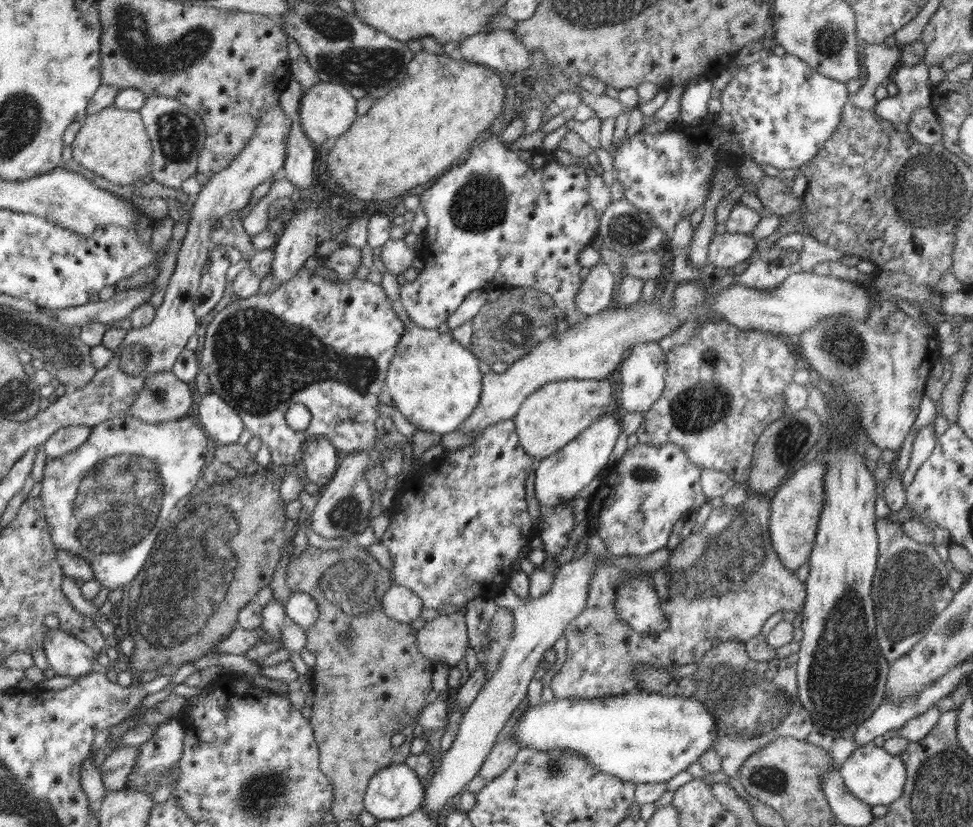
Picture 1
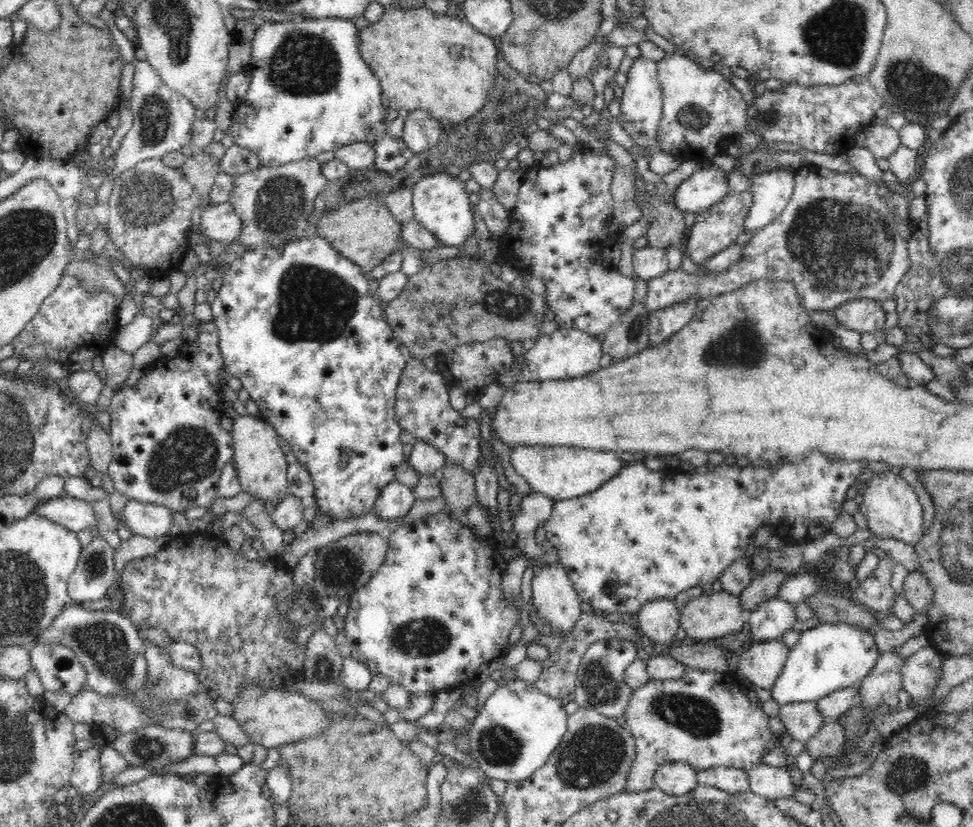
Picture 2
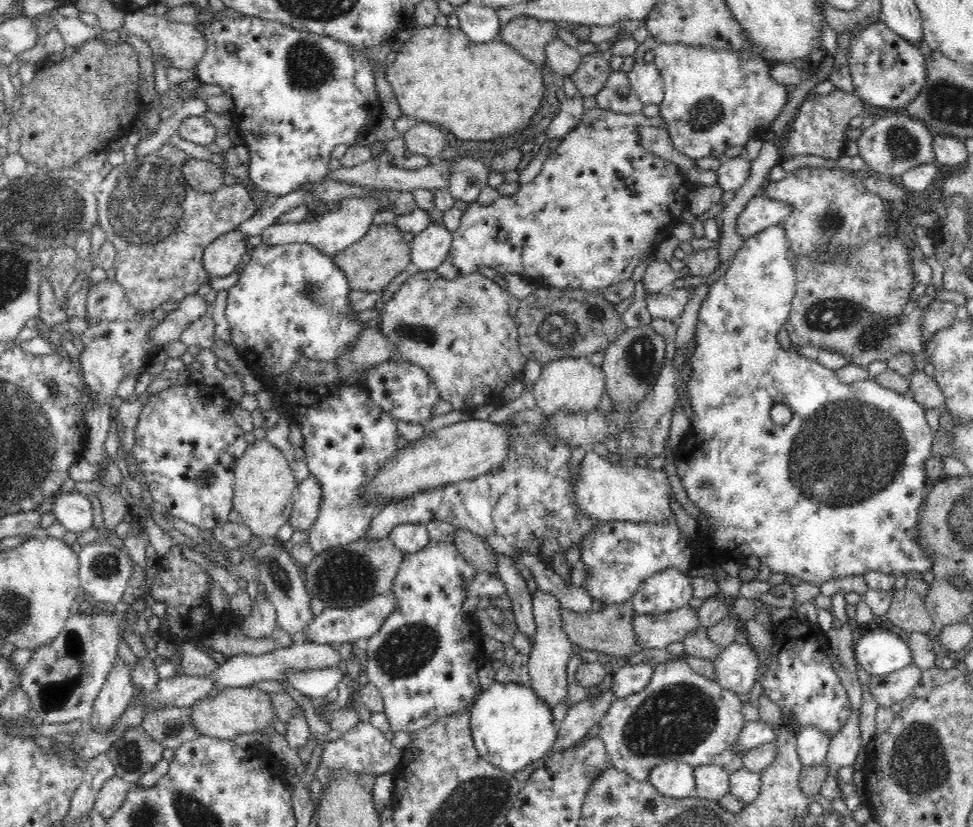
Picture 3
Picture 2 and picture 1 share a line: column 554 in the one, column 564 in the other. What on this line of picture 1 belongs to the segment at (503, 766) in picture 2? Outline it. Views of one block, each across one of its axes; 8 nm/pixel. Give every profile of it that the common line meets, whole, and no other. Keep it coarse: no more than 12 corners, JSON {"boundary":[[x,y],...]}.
{"boundary":[[546,696],[519,748],[667,783],[711,748],[694,697]]}

